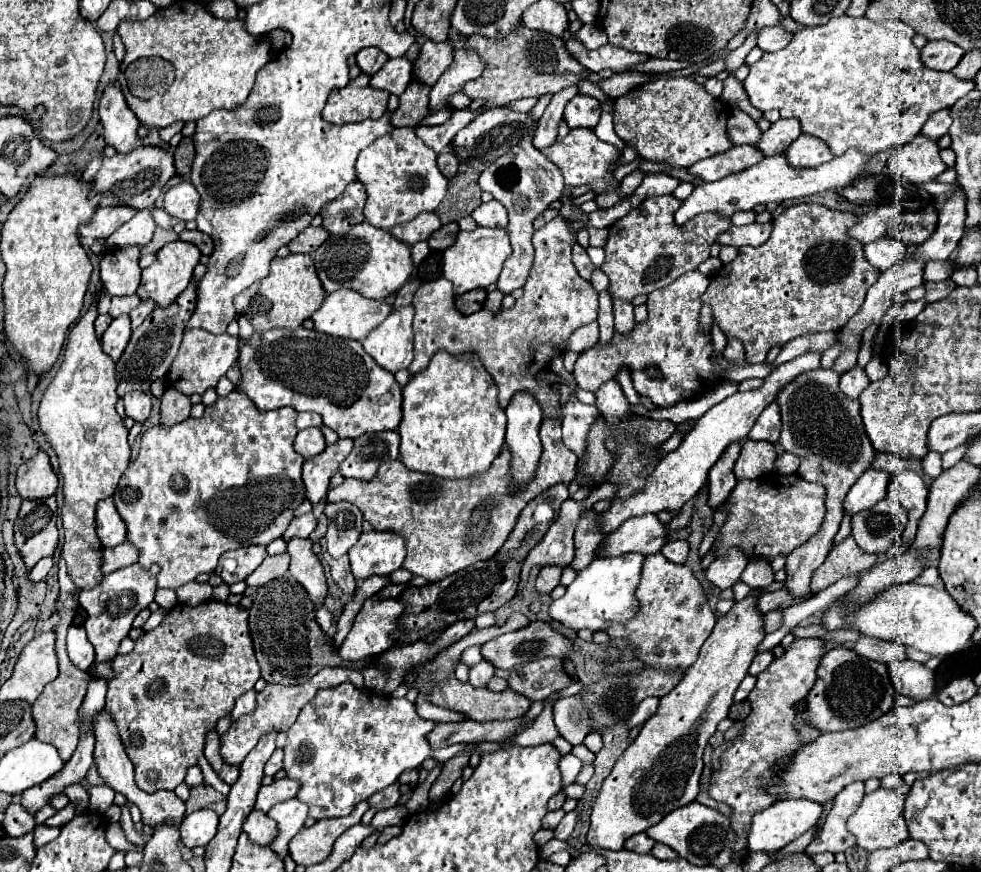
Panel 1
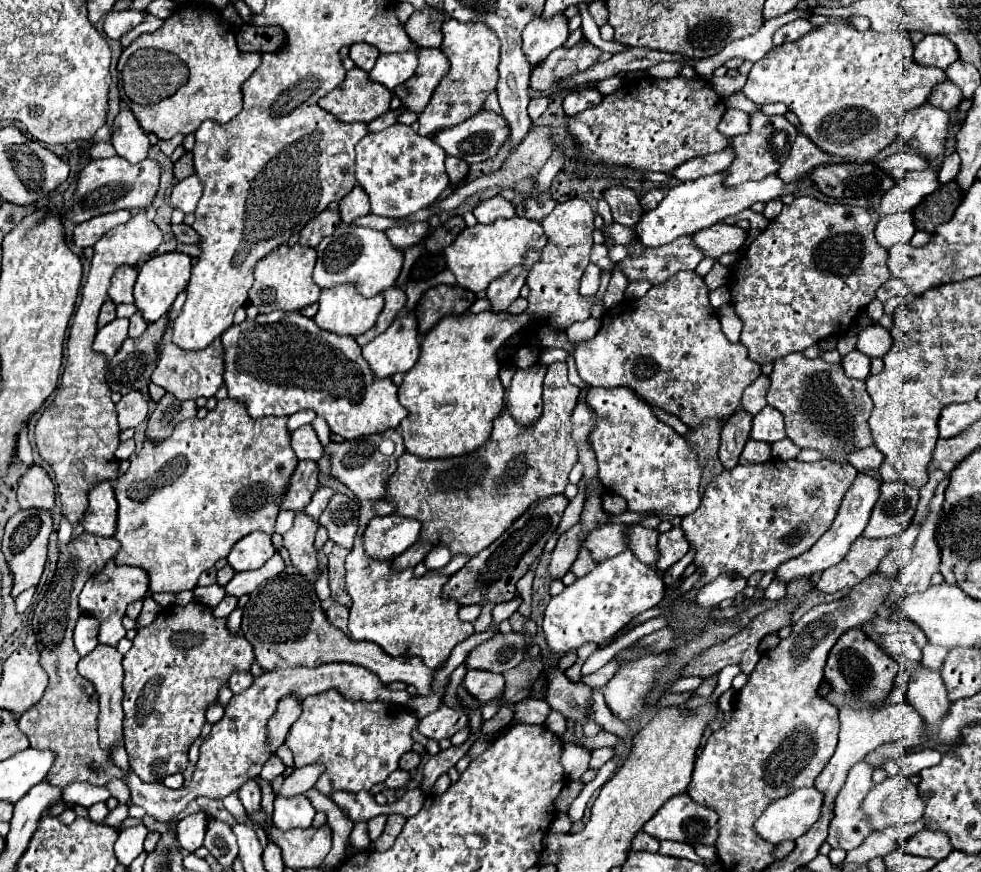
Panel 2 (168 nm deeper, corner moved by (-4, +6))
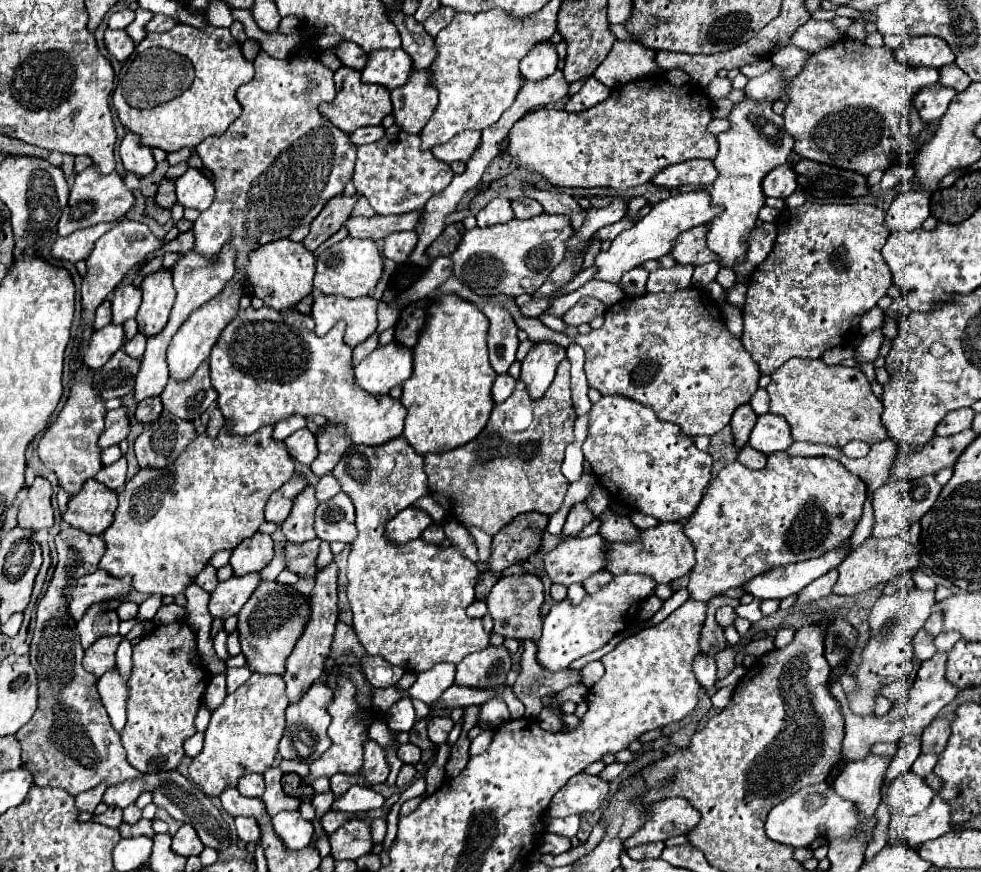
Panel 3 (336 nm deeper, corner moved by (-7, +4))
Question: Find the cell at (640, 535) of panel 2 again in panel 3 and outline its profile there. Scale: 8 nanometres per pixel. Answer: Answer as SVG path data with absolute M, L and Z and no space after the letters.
M606 509L600 515L600 519L602 519L600 535L610 543L630 543L636 541L640 535L640 529L628 517L614 515L610 509Z

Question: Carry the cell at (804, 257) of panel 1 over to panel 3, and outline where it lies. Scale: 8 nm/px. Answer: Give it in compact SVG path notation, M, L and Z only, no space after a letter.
M806 201L802 207L784 209L776 221L778 237L770 255L754 269L748 281L744 313L744 349L760 365L764 375L774 373L792 357L818 359L832 347L852 345L860 333L860 319L876 307L892 285L886 261L880 255L888 239L884 211L872 205L820 205Z

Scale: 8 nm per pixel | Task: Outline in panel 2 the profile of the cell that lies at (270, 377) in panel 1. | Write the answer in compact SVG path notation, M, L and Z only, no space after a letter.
M273 311L267 315L257 315L255 319L245 319L239 325L231 325L221 335L221 343L225 349L223 383L231 399L245 403L249 417L281 417L293 415L301 409L311 409L329 423L333 433L341 435L343 439L357 439L363 435L383 433L387 429L397 429L407 417L407 409L397 401L397 387L391 383L391 379L377 379L371 373L361 355L361 347L353 337L339 337L337 333L323 331L313 319L307 319L297 311Z

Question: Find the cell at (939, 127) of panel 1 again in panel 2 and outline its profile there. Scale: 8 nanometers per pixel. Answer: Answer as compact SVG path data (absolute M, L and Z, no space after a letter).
M949 79L937 85L937 89L933 89L933 93L929 95L929 103L945 111L951 111L953 107L957 107L959 101L961 101L961 89Z

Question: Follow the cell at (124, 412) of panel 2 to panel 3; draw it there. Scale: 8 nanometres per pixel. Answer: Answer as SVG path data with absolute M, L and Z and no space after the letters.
M118 407L114 411L106 413L106 431L100 437L100 447L106 449L110 445L118 445L120 441L124 441L130 433L130 415L126 407Z

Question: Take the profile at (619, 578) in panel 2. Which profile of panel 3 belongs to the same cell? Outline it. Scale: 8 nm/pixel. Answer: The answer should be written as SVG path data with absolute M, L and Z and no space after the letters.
M620 573L612 577L612 583L604 585L598 593L586 595L582 603L574 605L568 599L556 601L544 619L542 639L538 643L538 663L548 671L560 671L568 667L574 659L588 655L604 647L614 635L626 631L634 621L642 601L654 595L658 583L640 573Z

